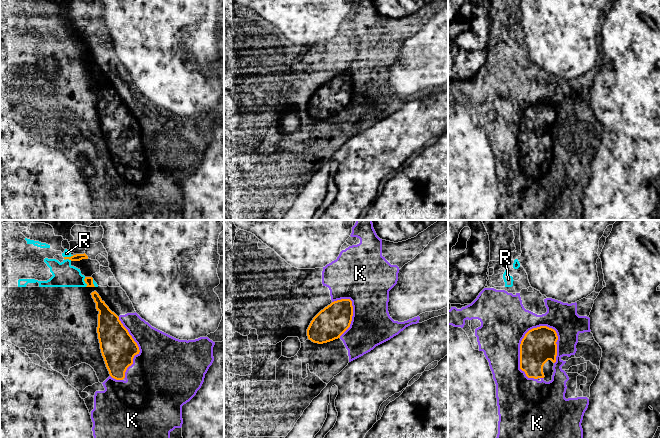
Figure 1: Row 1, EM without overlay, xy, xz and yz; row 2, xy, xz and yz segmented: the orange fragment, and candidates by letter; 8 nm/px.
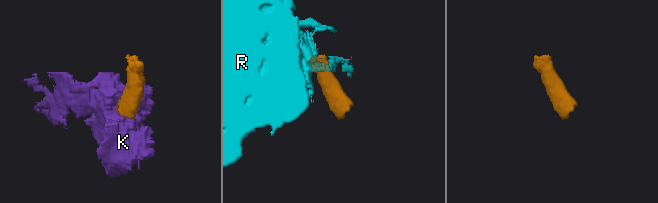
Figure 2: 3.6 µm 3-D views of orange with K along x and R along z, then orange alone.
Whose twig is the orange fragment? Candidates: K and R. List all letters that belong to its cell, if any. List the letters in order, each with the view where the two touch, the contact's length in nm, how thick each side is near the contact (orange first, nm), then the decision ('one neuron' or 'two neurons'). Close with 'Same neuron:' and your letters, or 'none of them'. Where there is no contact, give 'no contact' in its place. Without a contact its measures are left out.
K: contact in yz; length 460 nm; calibres 280 and 380 nm; one neuron
R: contact in xy; length 80 nm; calibres 60 and 190 nm; two neurons
Same neuron: K

